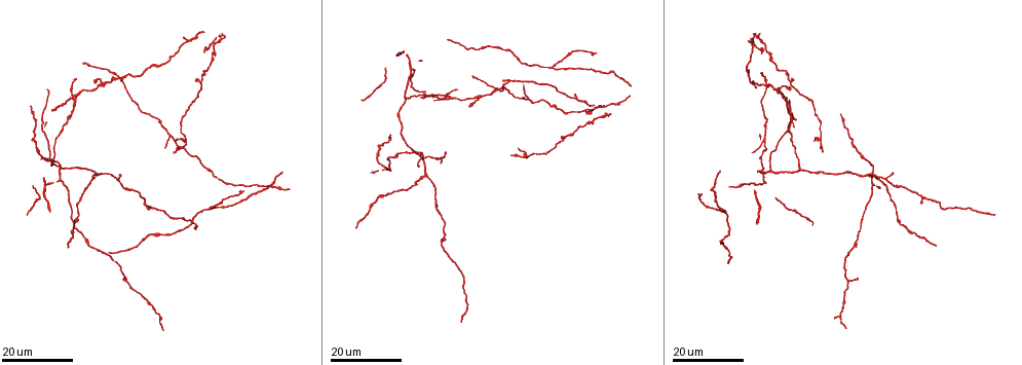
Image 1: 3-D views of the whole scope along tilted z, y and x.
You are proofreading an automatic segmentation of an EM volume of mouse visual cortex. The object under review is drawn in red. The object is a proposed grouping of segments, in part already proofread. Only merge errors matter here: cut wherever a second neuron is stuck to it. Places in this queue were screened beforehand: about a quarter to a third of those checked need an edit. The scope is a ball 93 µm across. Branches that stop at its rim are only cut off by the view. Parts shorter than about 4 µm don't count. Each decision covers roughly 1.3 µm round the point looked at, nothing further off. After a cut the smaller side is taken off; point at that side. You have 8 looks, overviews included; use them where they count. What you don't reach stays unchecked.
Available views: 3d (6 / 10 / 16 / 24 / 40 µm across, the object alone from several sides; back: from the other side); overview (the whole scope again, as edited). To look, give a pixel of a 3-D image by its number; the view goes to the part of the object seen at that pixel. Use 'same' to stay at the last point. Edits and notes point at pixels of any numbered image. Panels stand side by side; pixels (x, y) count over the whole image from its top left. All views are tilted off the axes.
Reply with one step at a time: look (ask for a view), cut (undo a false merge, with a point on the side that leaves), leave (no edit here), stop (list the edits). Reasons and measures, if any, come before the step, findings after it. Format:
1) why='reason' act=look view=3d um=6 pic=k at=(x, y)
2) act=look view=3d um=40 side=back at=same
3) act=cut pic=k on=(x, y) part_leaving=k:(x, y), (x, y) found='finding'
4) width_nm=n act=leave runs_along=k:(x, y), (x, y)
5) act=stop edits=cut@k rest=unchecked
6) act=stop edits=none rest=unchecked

why='side arm on a straight run' act=look view=3d um=16 pic=1 at=(882, 179)

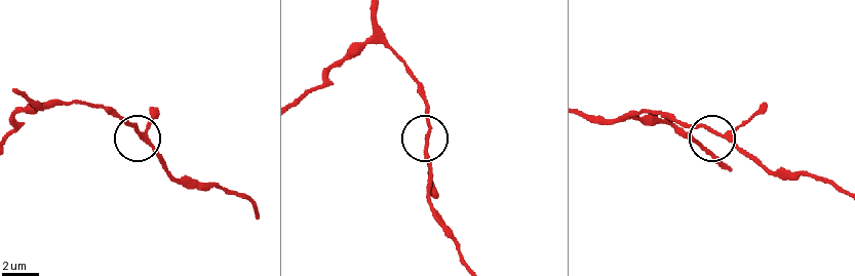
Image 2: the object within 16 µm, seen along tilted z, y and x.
why='zoom in' act=look view=3d um=6 pic=2 at=(426, 144)

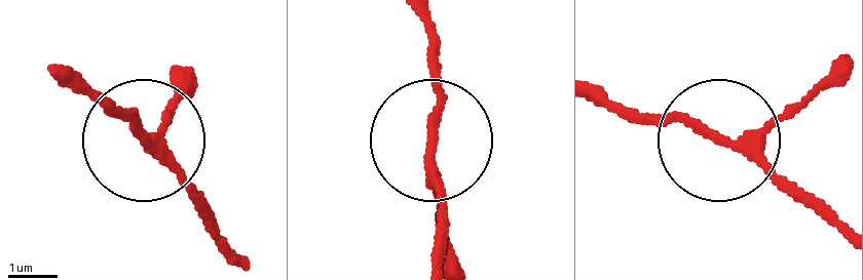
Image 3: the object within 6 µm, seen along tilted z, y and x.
width_nm=170 act=leave runs_along=3:(601, 101), (743, 144), (801, 206) found='all the same neuron'

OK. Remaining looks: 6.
why='arms part here' act=look view=3d um=24 pic=1 at=(406, 98)

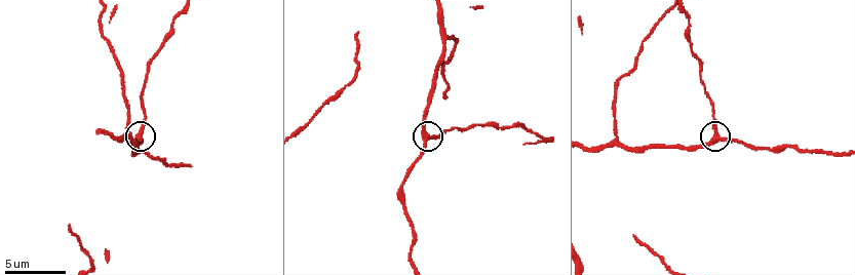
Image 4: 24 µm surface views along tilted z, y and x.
act=look view=3d um=10 pic=4 at=(716, 140)

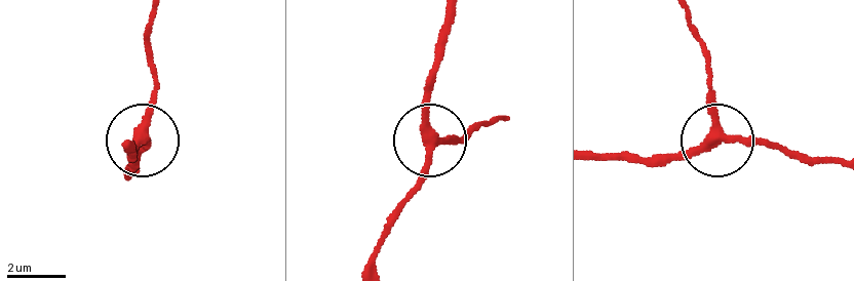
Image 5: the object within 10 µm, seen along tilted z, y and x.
side_arm_um=43 act=leave runs_along=5:(689, 19), (705, 56), (715, 130), (654, 153) found='continuous, no second neuron'

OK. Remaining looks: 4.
why='two arms in line, one across' act=look view=3d um=6 pic=4 at=(540, 138)

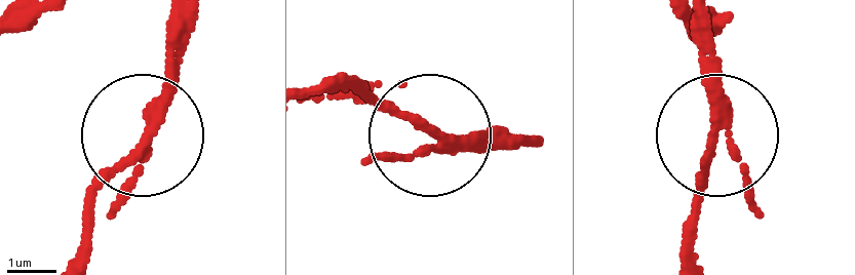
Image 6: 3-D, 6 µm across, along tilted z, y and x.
act=cut pic=6 on=(134, 185) part_leaving=6:(151, 114), (170, 8) found='two neurons meet here'

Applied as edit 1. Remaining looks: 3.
act=look view=overview

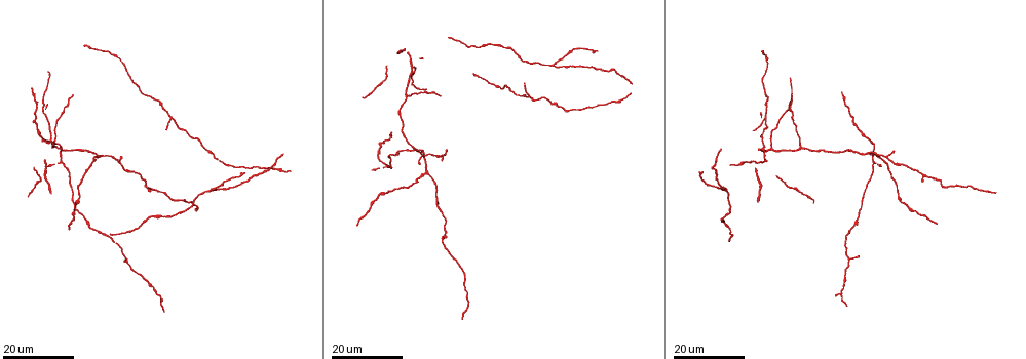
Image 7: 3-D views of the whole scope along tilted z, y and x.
act=look view=3d um=24 pic=7 at=(768, 64)

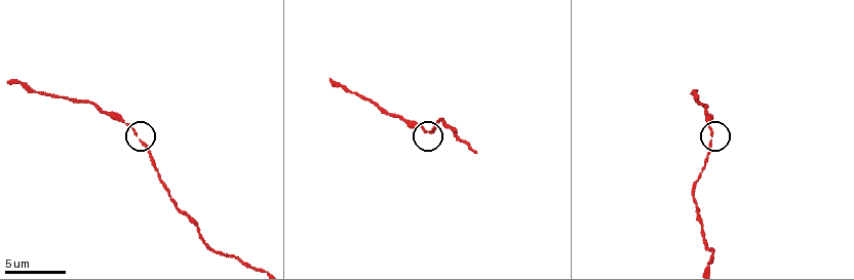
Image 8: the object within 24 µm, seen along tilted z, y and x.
why='closer look' act=look view=3d um=10 pic=8 at=(710, 135)

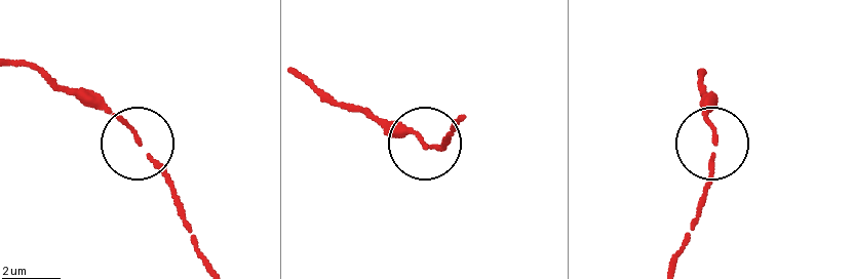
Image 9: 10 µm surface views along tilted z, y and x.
act=leave runs_along=9:(138, 143), (179, 196) found='continuous, no second neuron'

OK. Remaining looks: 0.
act=stop edits=cut@6 rest=unchecked

